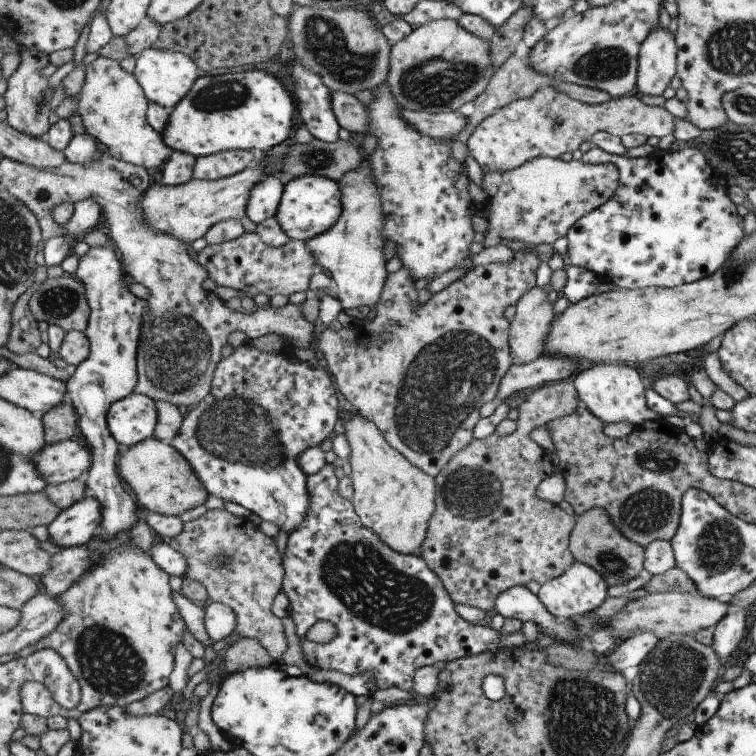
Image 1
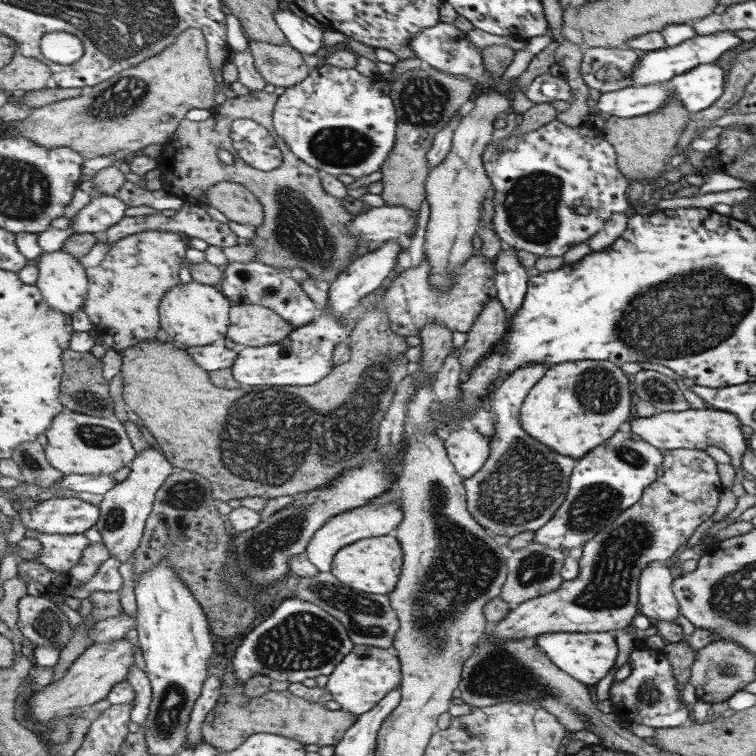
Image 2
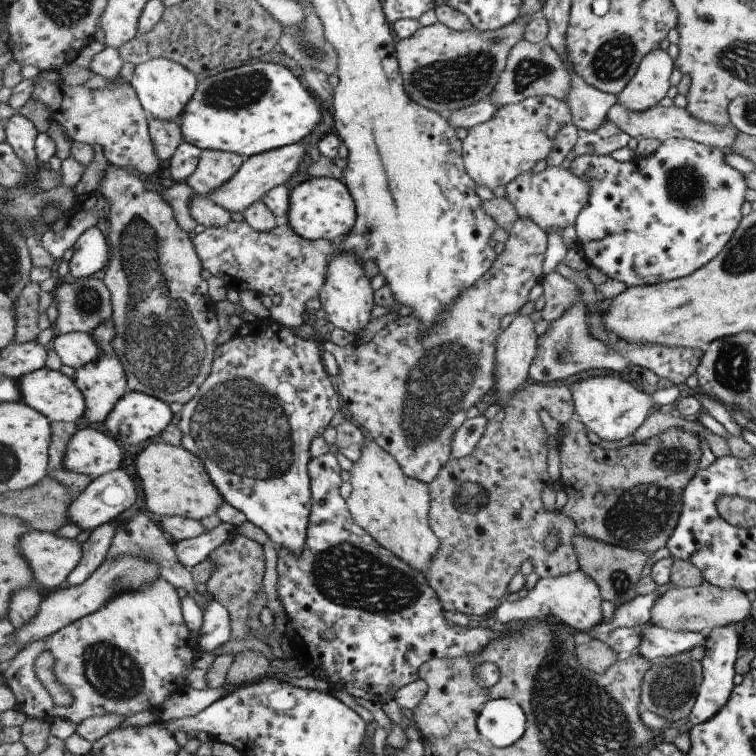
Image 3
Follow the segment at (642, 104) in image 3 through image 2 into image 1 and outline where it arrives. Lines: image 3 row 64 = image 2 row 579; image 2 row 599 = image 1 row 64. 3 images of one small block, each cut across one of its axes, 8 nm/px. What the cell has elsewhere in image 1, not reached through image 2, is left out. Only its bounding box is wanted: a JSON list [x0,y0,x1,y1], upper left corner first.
[636,24,677,96]

